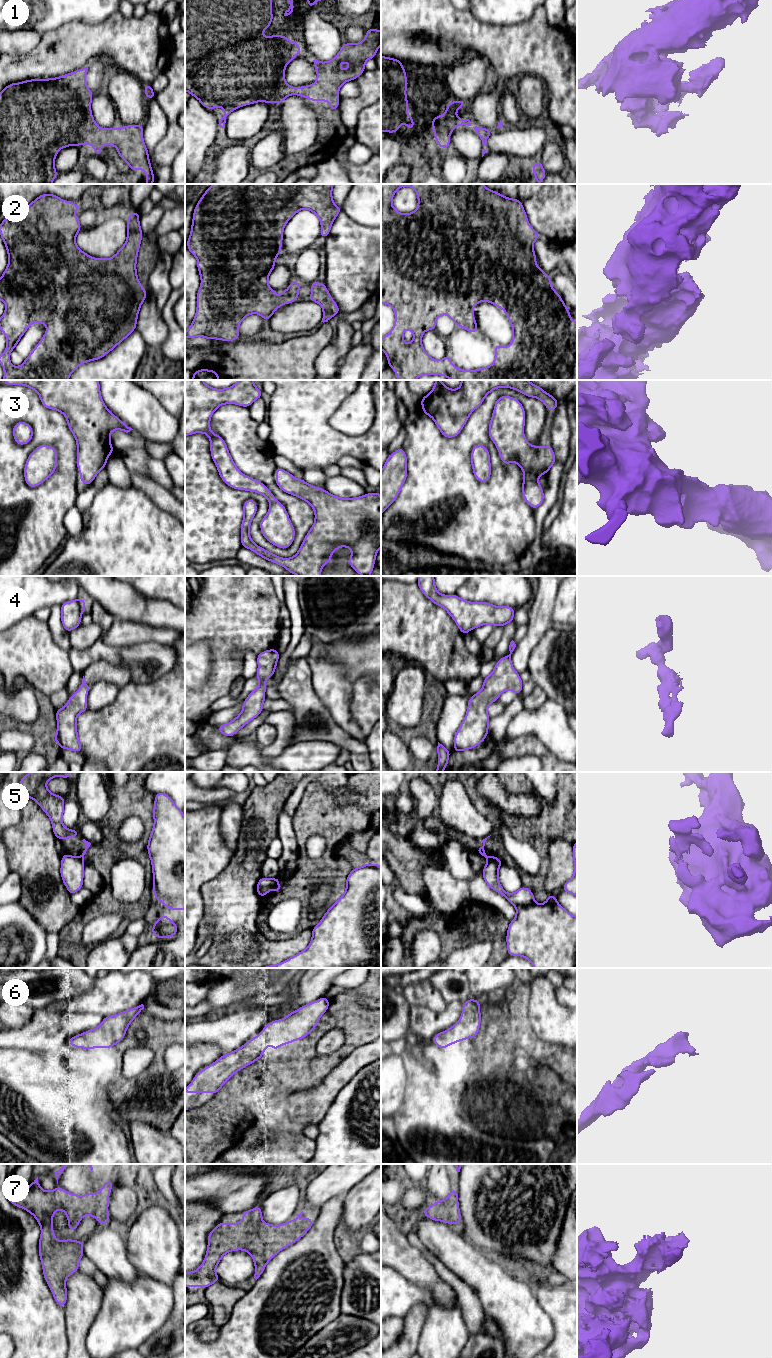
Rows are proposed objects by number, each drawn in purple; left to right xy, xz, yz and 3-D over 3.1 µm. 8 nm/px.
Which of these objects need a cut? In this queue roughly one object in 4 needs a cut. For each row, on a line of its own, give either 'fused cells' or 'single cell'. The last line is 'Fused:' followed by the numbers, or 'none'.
1: single cell
2: single cell
3: single cell
4: single cell
5: fused cells
6: single cell
7: single cell
Fused: 5

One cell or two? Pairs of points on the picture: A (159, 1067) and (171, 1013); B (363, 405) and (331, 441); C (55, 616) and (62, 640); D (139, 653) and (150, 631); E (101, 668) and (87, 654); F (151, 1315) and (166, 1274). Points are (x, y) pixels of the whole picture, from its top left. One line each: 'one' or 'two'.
A: two
B: two
C: one
D: two
E: two
F: two

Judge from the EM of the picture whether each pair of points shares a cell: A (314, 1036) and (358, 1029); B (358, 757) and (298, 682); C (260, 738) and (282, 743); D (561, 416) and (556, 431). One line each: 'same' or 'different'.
A: same
B: same
C: different
D: same

